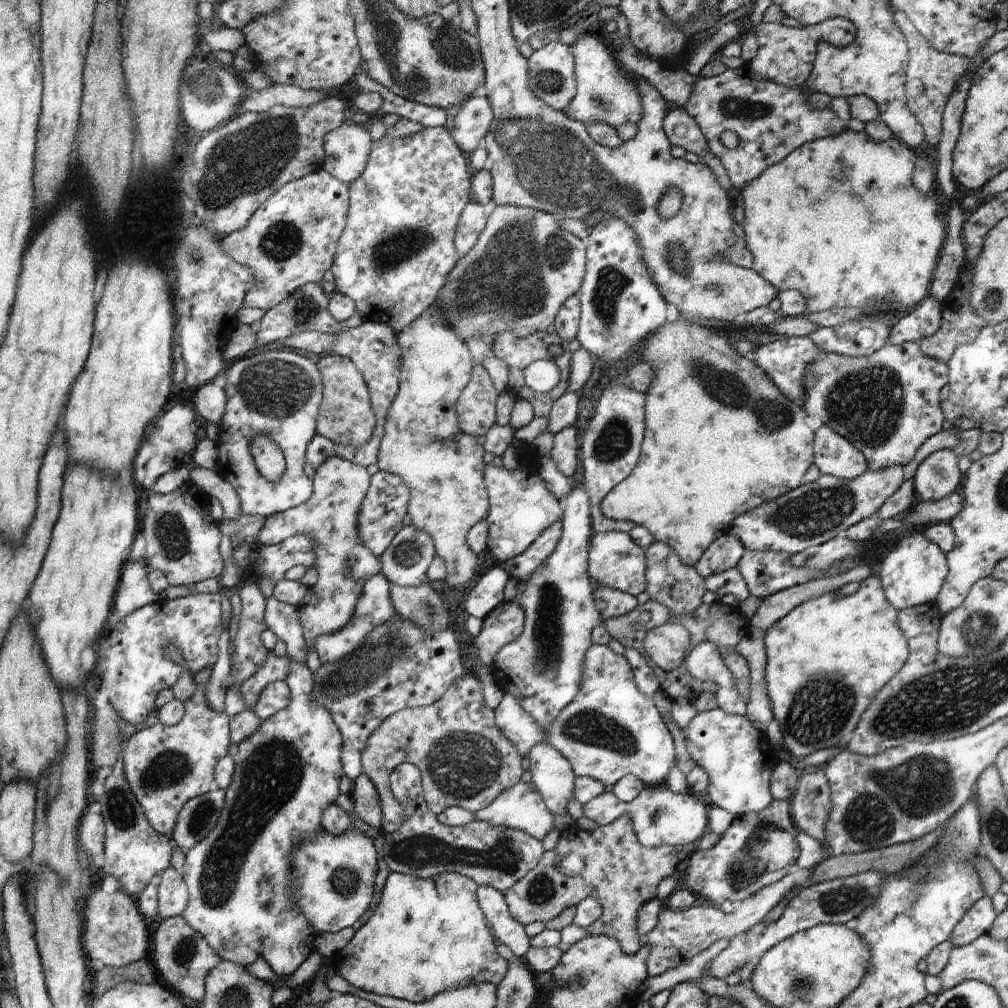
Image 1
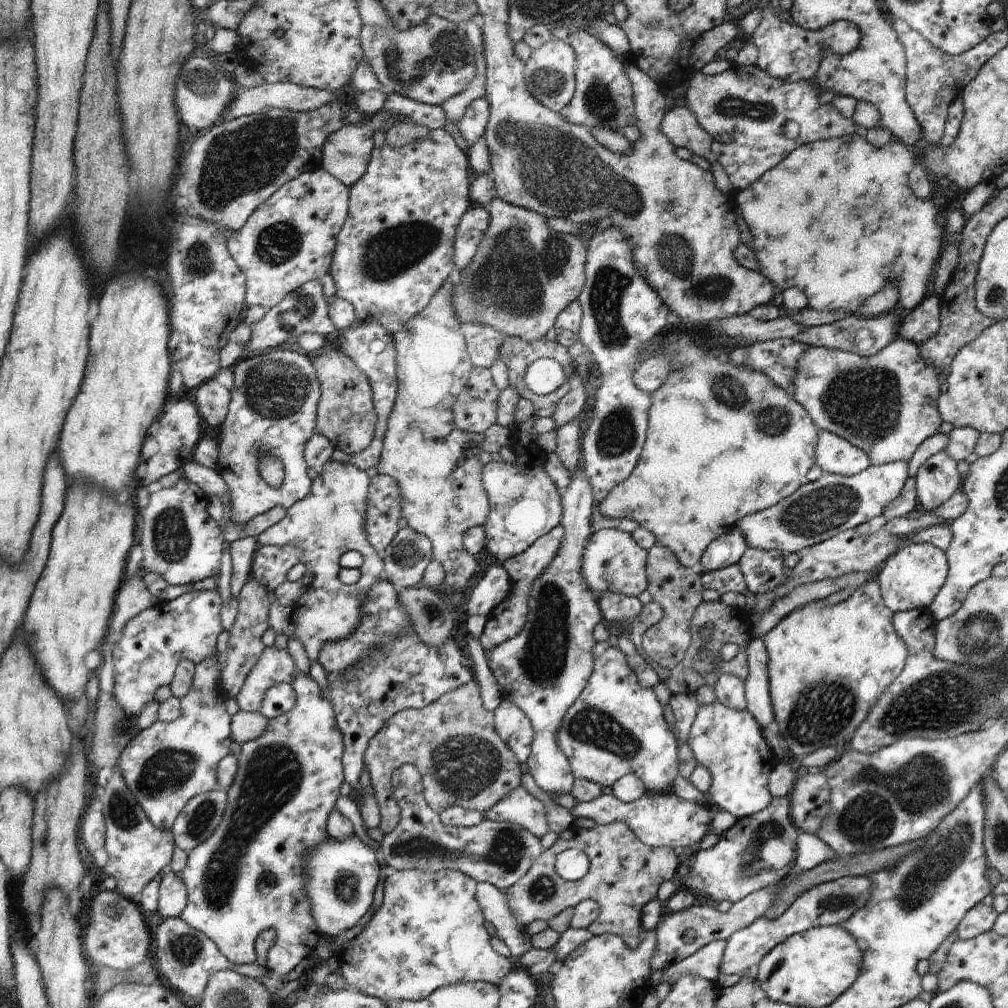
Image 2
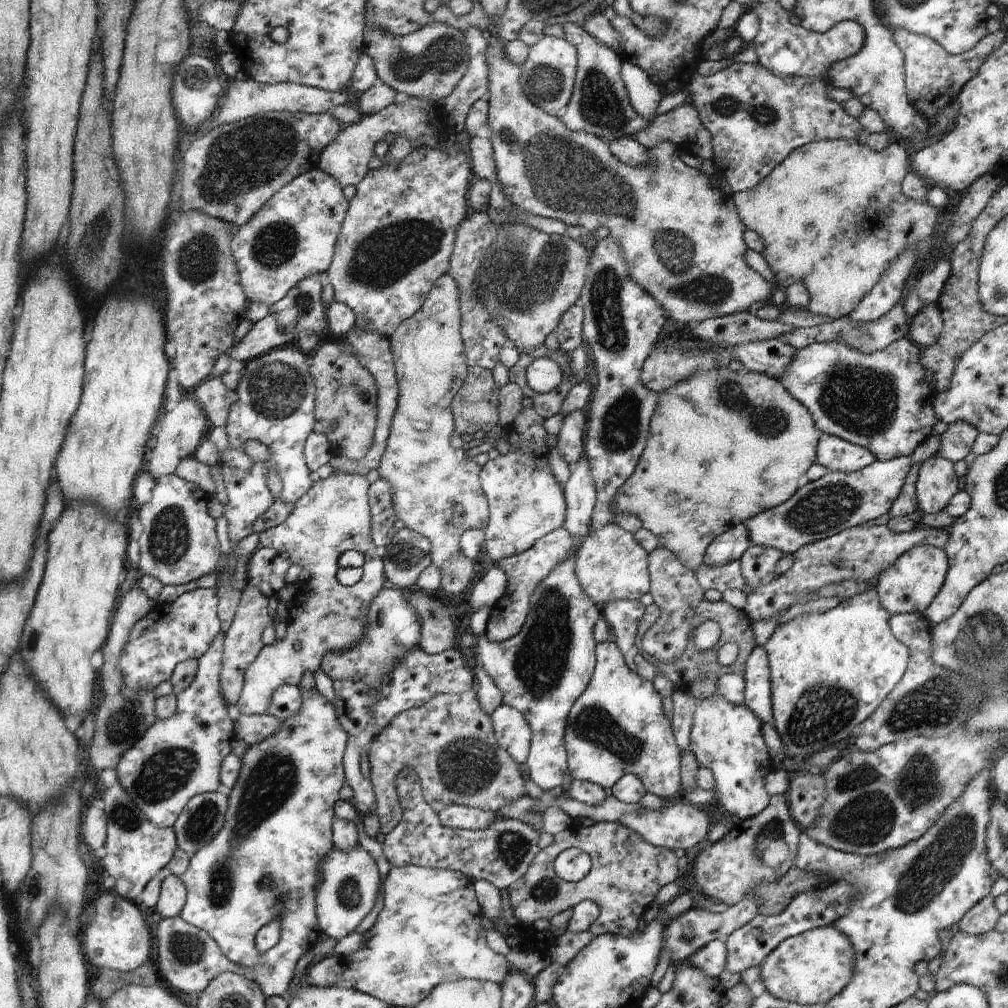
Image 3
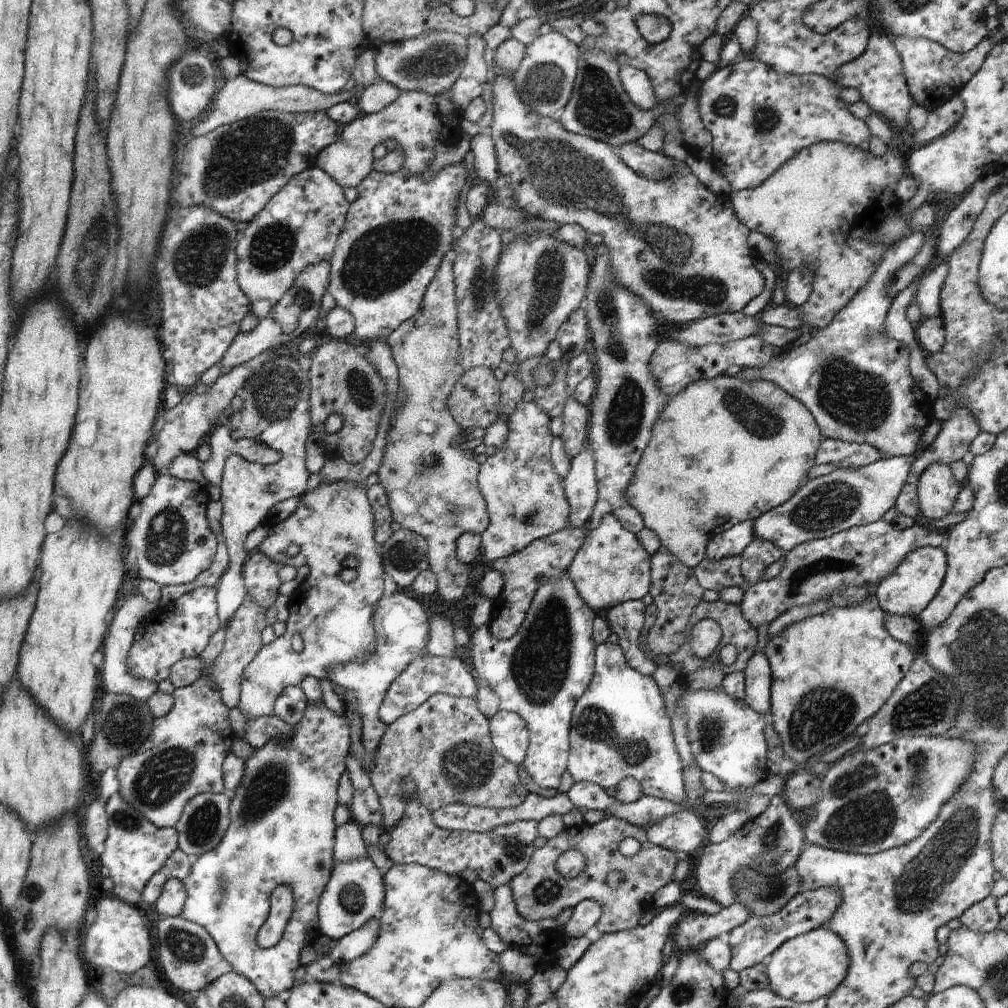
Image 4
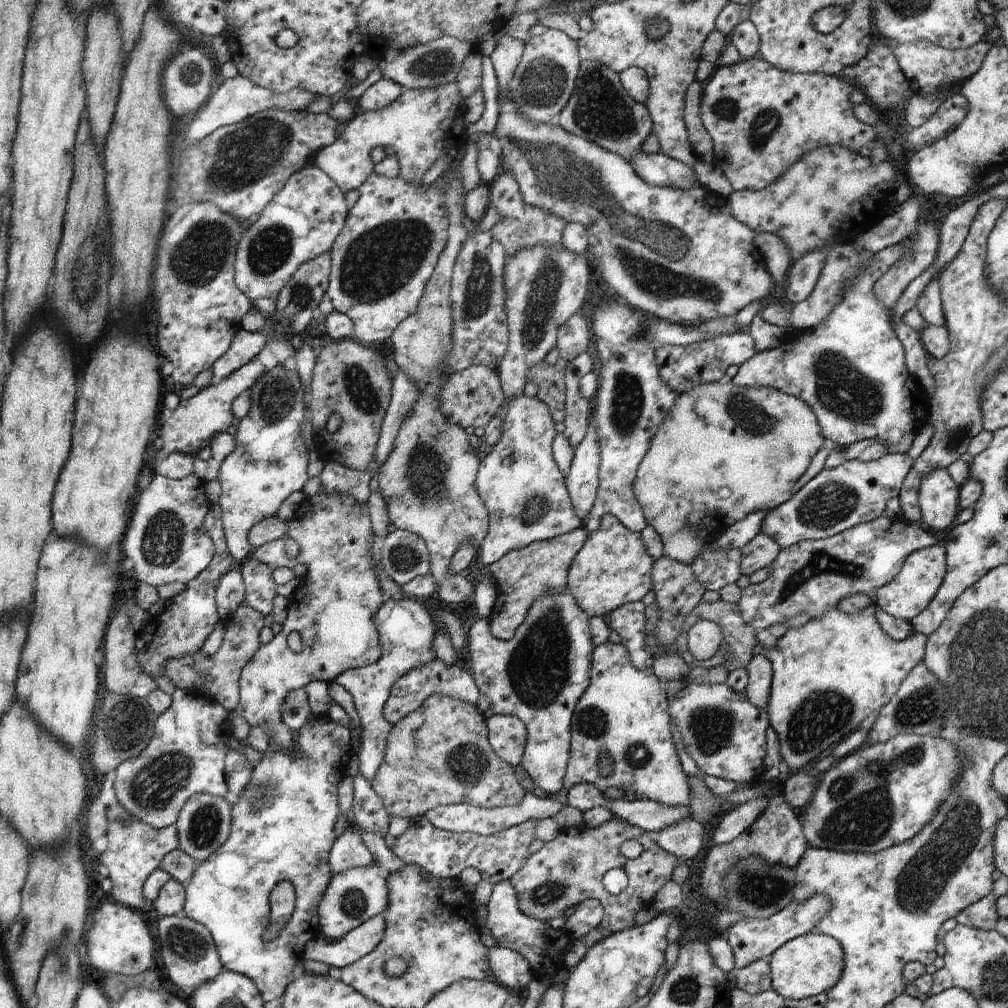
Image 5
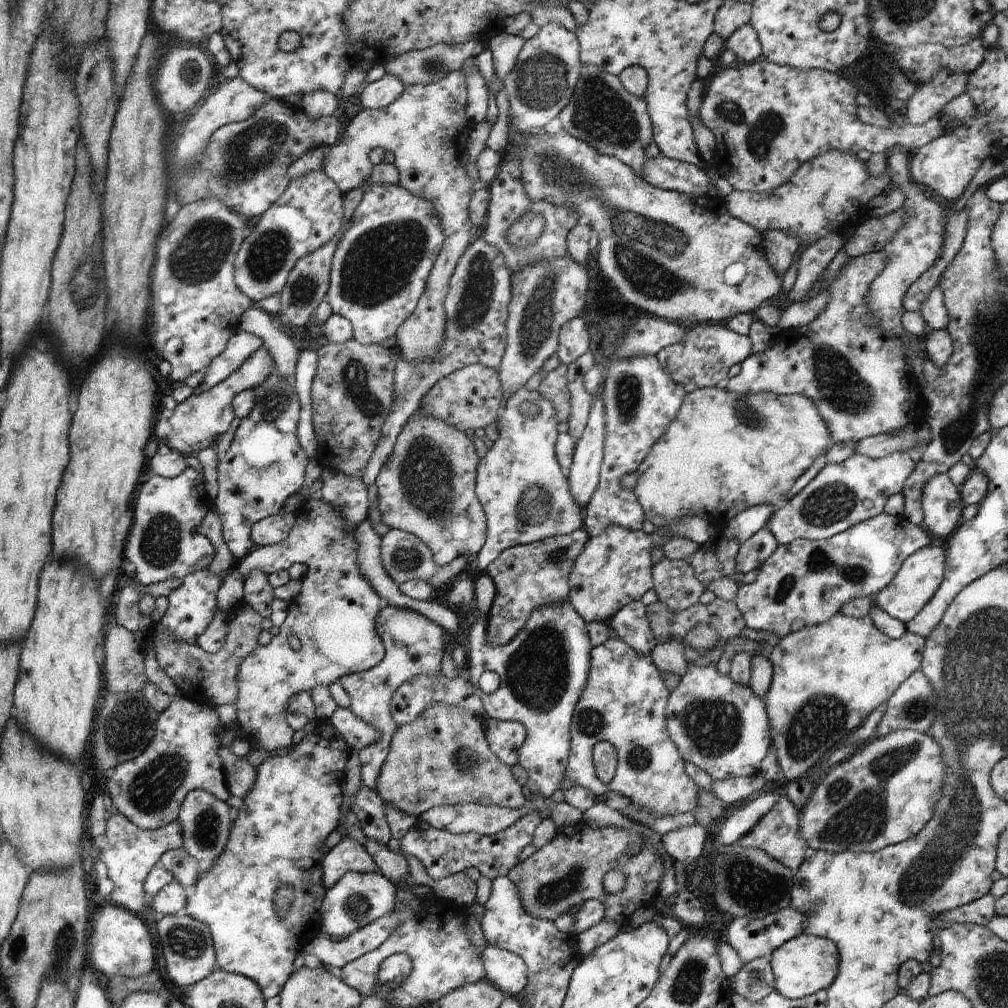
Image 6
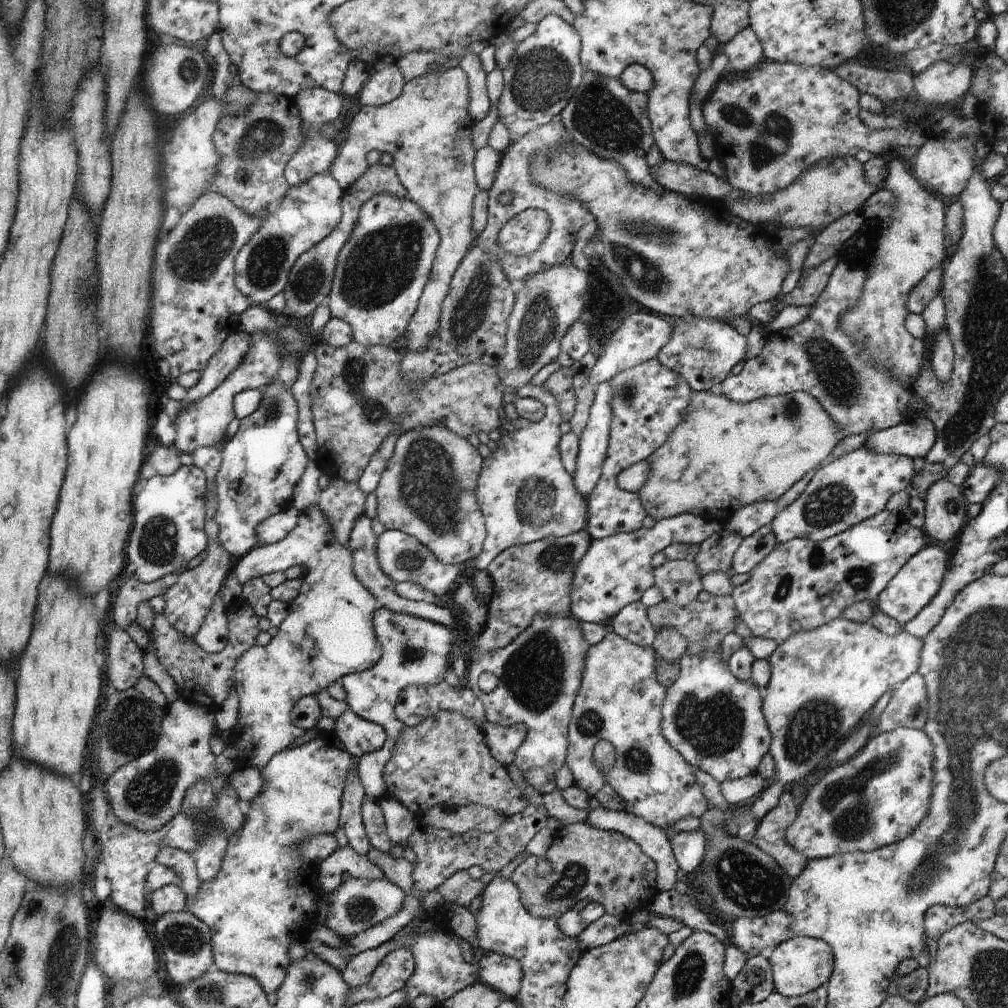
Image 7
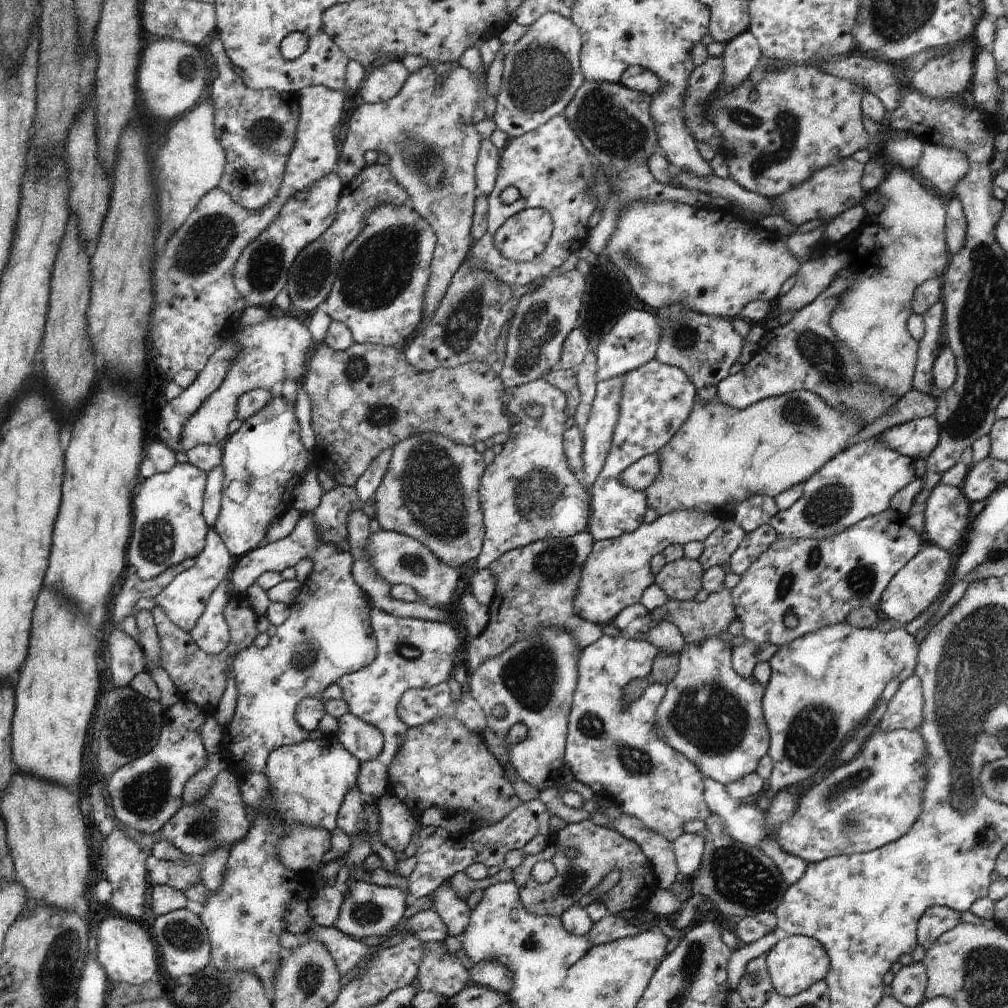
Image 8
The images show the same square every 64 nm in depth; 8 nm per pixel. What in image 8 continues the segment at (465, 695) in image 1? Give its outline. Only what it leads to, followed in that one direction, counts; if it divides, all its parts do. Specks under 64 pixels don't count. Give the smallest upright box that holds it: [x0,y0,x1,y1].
[387,716,523,825]

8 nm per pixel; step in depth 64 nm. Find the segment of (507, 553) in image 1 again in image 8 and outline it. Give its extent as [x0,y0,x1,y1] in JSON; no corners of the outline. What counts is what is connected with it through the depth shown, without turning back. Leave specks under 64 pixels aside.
[476,379,590,569]

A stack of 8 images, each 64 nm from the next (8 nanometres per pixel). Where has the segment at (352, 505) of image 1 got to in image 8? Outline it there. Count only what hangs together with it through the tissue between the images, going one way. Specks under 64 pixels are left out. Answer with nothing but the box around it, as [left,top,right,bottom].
[220,512,377,774]

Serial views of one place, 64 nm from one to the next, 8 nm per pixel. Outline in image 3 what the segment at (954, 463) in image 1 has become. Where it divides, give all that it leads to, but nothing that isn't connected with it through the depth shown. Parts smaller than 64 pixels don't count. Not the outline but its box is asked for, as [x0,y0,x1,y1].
[915,454,962,514]

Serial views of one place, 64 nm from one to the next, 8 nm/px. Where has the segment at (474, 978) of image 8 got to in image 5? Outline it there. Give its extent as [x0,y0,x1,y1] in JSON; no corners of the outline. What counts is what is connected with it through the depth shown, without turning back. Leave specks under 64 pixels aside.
[487,947,533,993]

